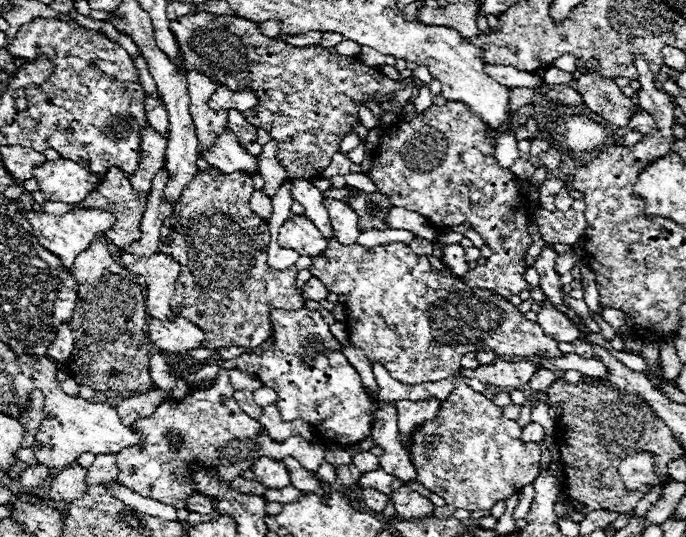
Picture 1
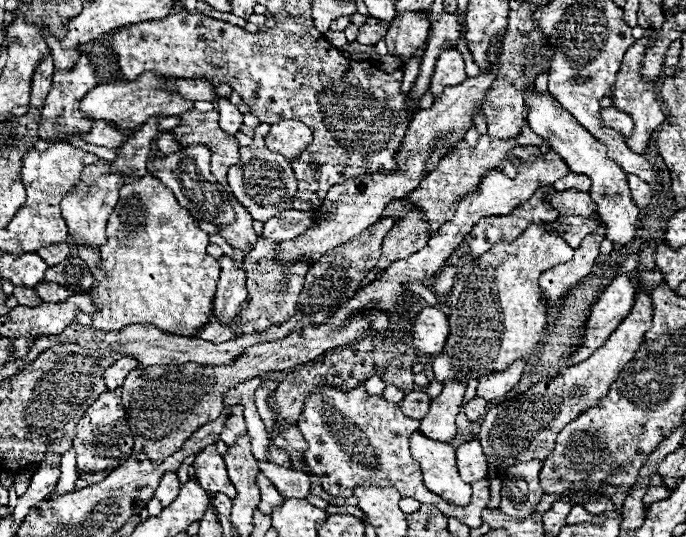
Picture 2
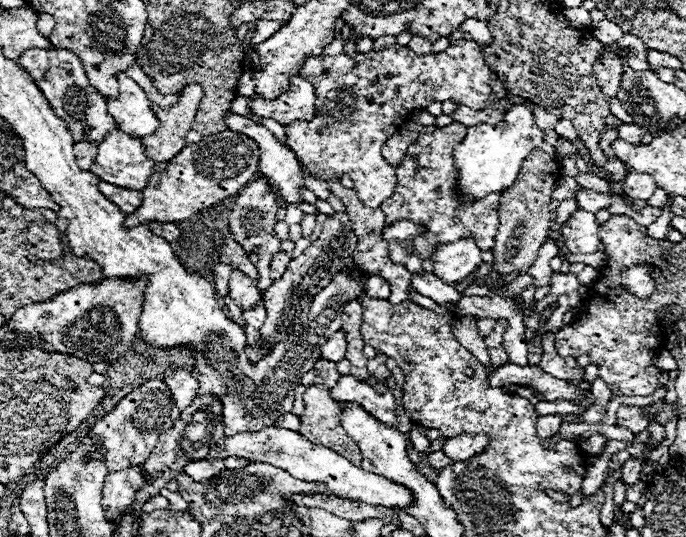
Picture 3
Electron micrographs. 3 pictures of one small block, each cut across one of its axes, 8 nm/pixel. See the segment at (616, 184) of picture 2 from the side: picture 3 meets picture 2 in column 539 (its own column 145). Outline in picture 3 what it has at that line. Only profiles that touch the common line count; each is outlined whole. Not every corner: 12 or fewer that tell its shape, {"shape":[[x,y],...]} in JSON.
{"shape":[[118,72],[118,96],[106,104],[118,128],[136,138],[158,118],[146,92]]}

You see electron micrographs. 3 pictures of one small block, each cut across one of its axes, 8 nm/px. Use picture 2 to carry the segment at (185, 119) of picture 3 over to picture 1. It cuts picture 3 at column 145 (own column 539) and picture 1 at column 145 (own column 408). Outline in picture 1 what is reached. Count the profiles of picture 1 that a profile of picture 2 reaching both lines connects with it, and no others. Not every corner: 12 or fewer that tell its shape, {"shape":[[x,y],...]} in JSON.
{"shape":[[120,168],[80,204],[114,212],[110,242],[118,248],[140,238],[146,194]]}

